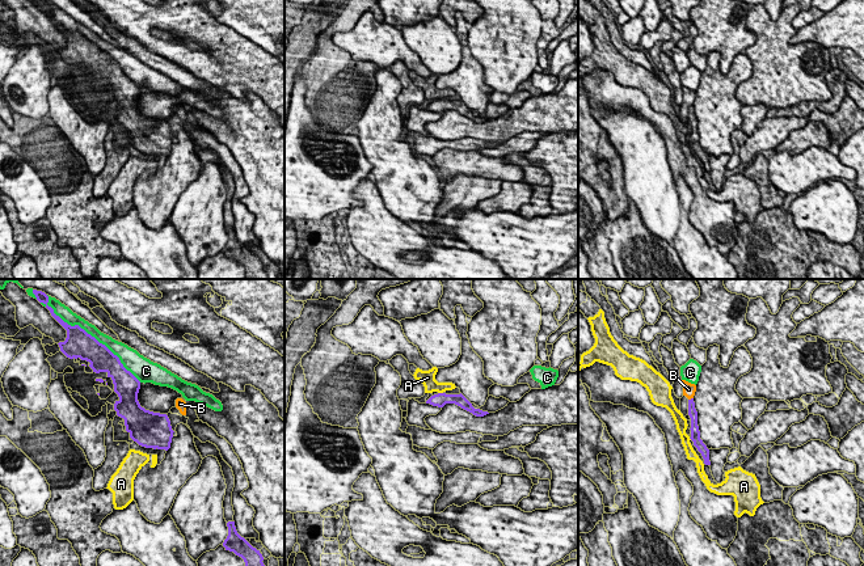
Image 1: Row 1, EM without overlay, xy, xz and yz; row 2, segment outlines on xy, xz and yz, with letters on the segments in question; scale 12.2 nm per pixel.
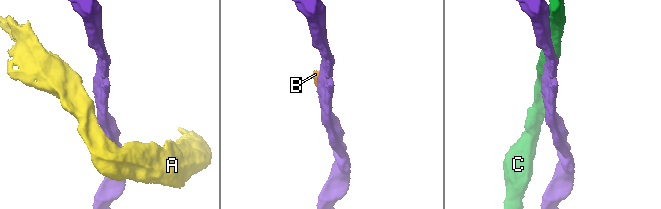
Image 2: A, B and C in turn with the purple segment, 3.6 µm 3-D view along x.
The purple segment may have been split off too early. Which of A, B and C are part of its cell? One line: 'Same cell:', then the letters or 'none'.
Same cell: none

